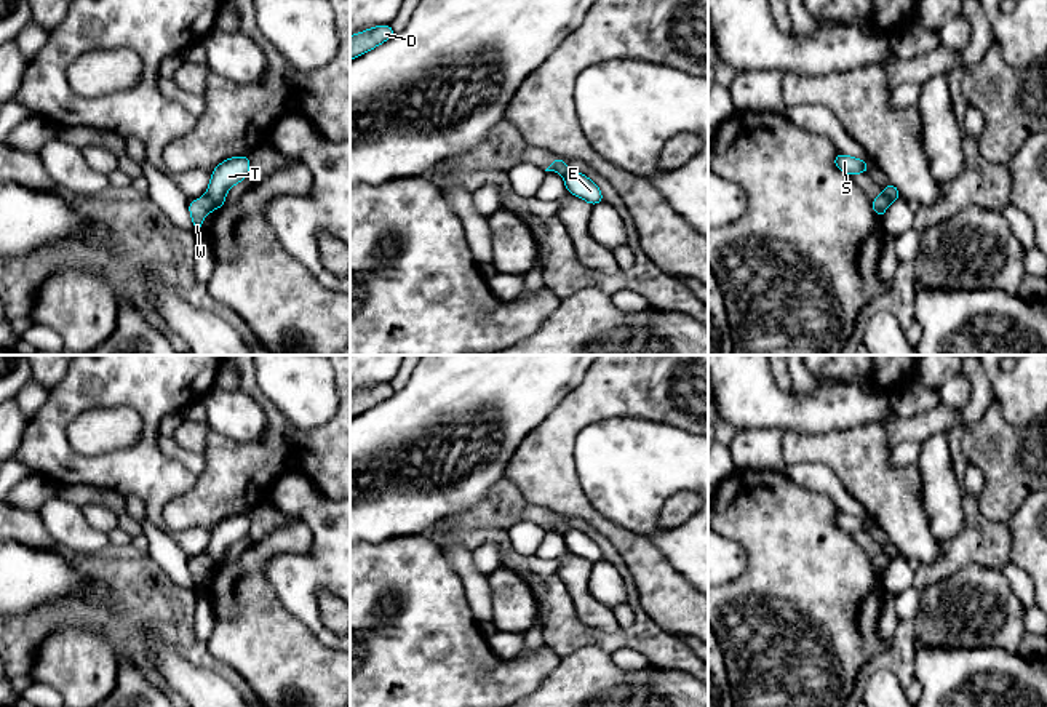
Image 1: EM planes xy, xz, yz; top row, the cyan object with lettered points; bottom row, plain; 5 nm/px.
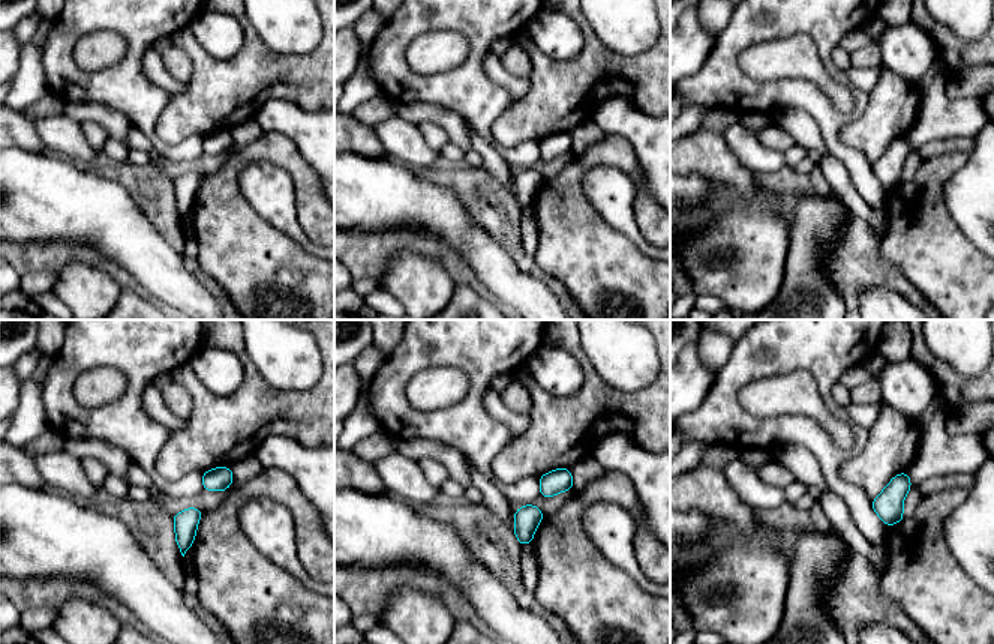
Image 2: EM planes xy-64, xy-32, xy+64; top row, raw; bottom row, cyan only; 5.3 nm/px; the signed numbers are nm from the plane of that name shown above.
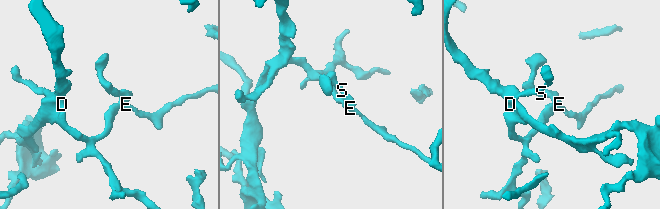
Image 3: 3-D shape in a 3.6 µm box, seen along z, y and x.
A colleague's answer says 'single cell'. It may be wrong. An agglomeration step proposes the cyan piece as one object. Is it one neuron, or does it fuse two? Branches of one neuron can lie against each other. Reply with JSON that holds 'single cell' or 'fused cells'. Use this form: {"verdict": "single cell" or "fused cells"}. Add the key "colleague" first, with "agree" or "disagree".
{"colleague": "disagree", "verdict": "fused cells"}

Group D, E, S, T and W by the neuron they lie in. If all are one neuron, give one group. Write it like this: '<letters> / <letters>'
D W / E S T

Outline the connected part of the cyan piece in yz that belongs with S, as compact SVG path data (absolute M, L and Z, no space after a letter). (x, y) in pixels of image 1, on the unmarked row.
M838 512L834 517L833 517L834 523L838 528L854 534L857 531L865 531L868 533L868 521L865 518L860 518L860 517L854 517L854 515L849 515L849 513L844 513L844 512Z

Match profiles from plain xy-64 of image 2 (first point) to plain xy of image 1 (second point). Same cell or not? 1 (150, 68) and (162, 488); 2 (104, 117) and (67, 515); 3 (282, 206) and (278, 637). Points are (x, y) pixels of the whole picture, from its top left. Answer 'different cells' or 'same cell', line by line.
1: different cells
2: different cells
3: different cells

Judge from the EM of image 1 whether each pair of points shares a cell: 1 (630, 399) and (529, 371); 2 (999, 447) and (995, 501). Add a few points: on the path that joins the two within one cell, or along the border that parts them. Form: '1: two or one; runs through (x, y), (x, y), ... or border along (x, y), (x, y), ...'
1: two; border along (587, 371), (550, 410)
2: one; runs through (999, 459), (999, 488)

